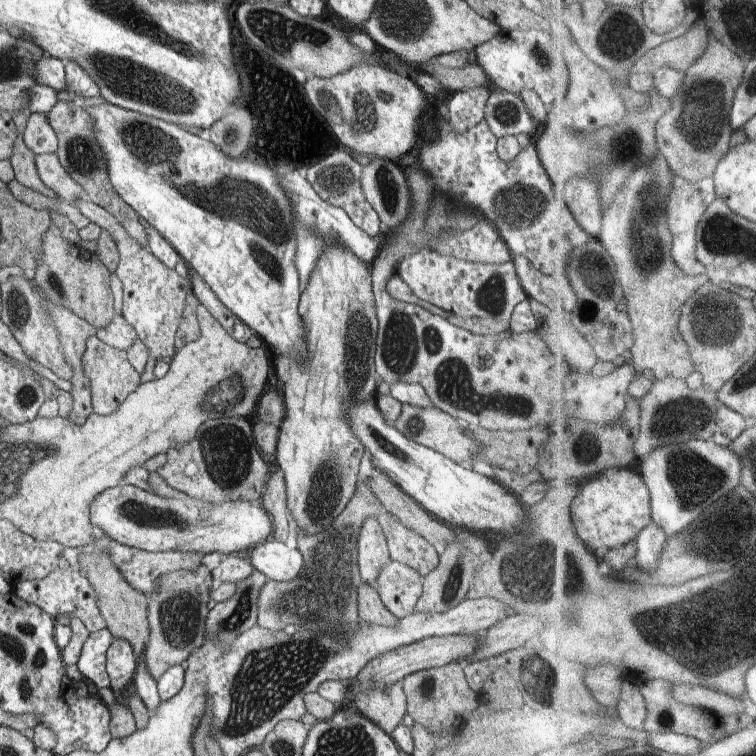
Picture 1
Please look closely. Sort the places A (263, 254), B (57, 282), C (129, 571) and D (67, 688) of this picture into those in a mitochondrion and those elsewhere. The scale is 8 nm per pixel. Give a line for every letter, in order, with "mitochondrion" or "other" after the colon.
A: mitochondrion
B: mitochondrion
C: other
D: other

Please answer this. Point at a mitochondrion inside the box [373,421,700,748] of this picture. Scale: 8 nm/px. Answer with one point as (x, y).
(533, 569)

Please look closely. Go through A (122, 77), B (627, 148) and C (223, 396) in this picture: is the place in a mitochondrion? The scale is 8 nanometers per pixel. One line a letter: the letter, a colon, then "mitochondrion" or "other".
A: mitochondrion
B: mitochondrion
C: mitochondrion

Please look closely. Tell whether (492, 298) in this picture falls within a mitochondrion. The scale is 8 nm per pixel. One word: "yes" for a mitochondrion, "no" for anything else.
yes

